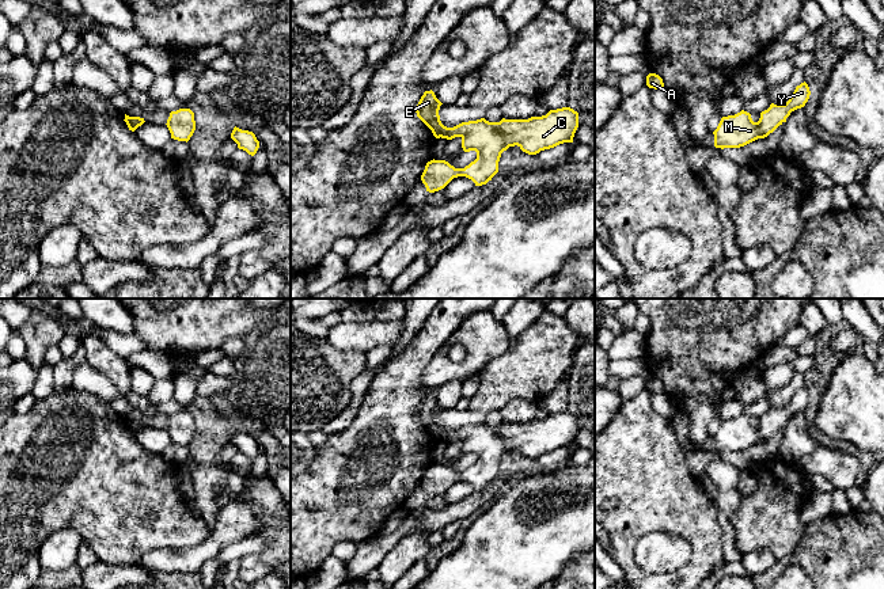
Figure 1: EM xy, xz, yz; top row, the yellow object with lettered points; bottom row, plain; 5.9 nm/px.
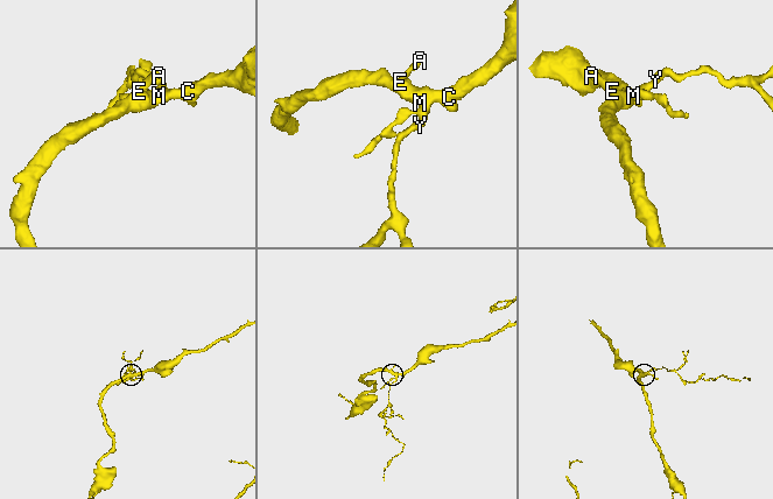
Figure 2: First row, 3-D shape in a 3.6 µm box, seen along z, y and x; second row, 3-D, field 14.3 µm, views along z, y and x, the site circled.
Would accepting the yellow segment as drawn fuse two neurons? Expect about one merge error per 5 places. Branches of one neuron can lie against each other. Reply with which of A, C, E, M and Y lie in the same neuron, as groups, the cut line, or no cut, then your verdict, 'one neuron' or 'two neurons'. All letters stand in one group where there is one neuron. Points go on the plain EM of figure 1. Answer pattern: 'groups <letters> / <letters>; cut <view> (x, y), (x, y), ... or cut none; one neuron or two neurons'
groups A C E M Y; cut none; one neuron

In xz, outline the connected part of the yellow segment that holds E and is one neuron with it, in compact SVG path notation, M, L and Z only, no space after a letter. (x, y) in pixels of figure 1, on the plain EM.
M432 394L425 395L416 411L417 421L436 442L460 441L463 455L475 455L477 463L464 472L455 472L445 464L428 466L421 484L429 497L444 493L458 480L471 483L475 490L486 489L498 476L501 457L509 451L517 449L523 456L536 459L573 446L578 432L578 417L570 411L550 414L546 419L528 423L502 422L500 426L489 426L481 422L447 432L439 419L441 408Z

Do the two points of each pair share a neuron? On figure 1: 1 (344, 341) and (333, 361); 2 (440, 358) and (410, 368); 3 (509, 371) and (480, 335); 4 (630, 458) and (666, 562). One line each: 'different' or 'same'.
1: different
2: different
3: different
4: different

